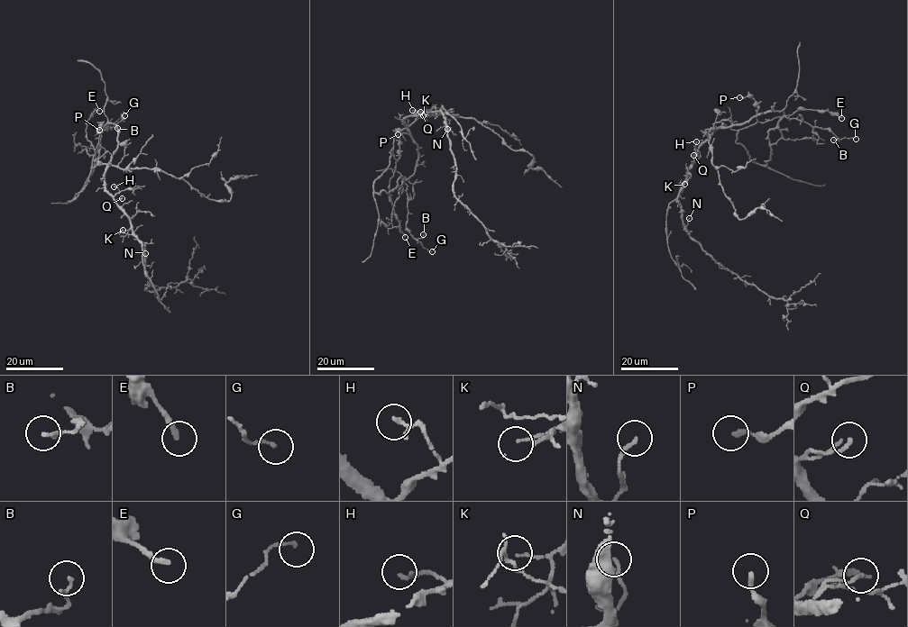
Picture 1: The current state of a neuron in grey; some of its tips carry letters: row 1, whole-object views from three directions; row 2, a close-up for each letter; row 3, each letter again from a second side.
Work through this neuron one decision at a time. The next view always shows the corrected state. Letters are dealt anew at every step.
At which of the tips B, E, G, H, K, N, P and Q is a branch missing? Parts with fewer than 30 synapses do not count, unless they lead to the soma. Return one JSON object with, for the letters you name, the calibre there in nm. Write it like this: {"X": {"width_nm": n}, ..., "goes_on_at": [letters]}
{"goes_on_at": []}

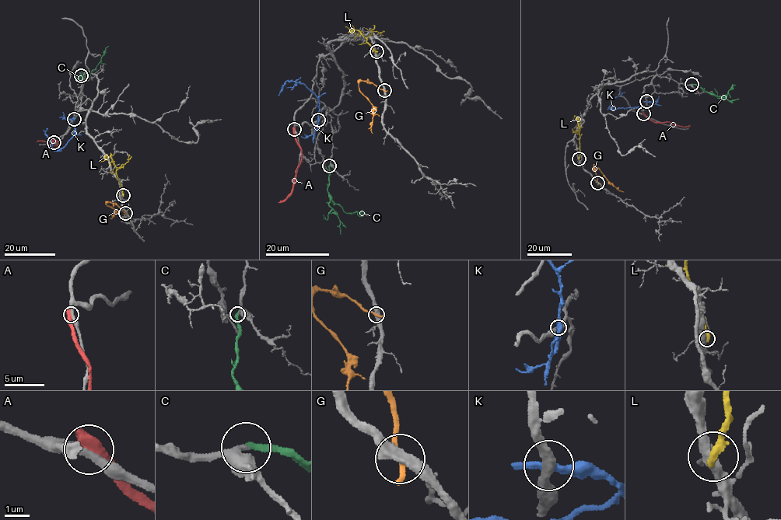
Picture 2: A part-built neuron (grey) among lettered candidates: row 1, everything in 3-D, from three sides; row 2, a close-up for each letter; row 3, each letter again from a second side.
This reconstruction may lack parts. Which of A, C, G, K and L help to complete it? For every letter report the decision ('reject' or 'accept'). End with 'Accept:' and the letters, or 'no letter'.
A: reject
C: accept
G: reject
K: reject
L: reject
Accept: C

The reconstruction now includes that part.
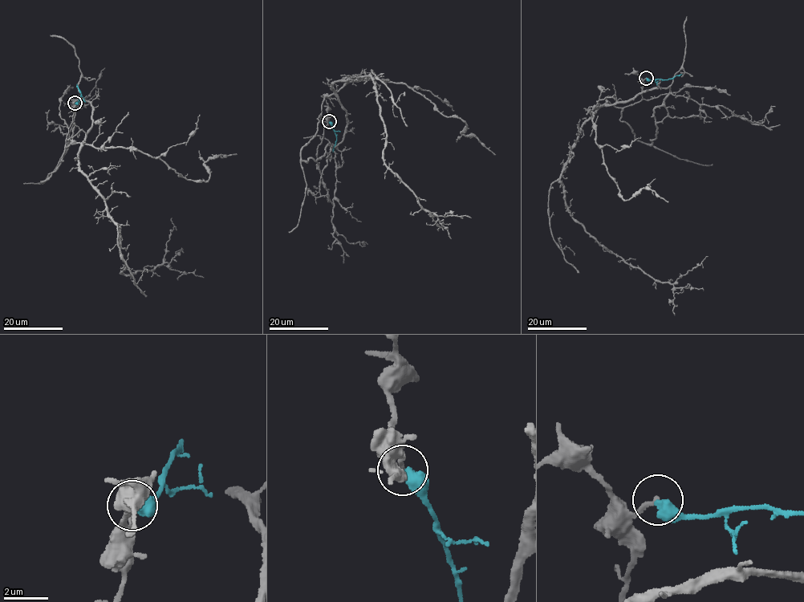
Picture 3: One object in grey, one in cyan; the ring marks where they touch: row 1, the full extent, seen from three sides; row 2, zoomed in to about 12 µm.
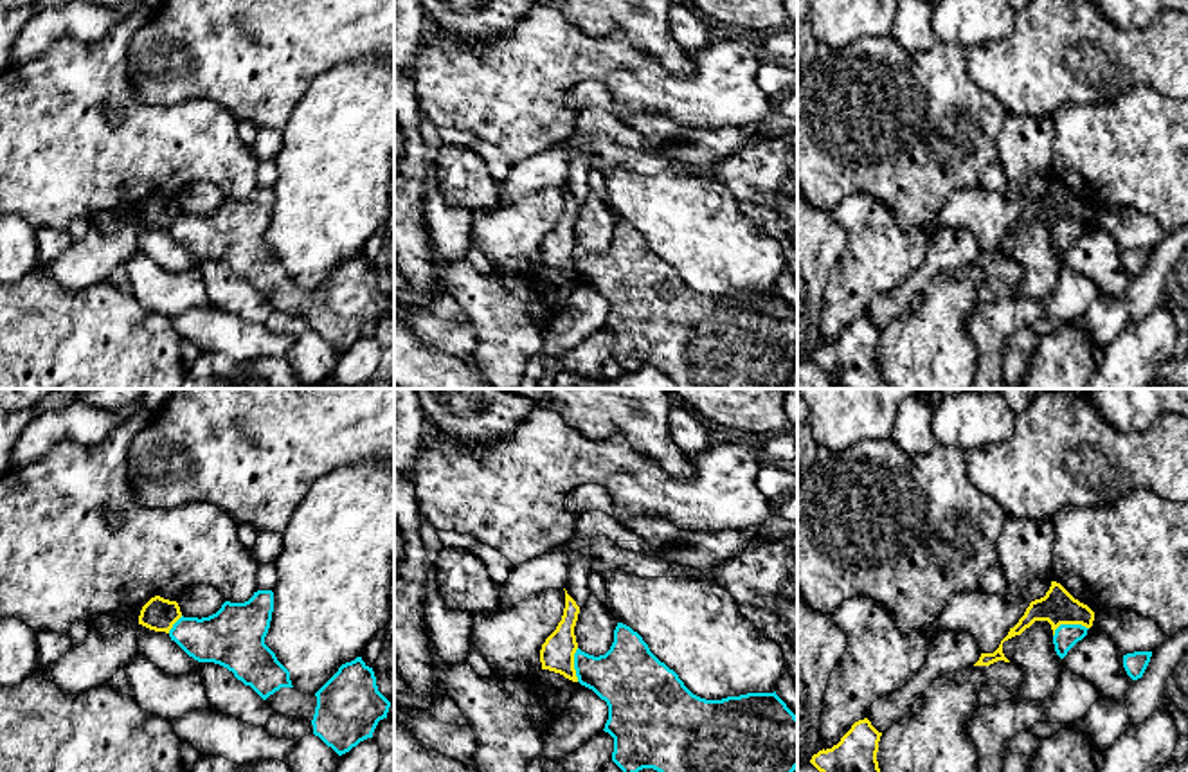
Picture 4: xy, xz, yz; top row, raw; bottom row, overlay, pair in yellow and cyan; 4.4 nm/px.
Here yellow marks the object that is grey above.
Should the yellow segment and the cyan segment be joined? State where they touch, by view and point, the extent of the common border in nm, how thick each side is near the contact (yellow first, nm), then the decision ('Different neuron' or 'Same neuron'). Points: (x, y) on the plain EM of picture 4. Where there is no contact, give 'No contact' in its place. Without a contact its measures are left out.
Touches yellow at yz (1068, 220). Shared border 170 nm. Thickness 160 nm (yellow) against 110 nm. Different neuron

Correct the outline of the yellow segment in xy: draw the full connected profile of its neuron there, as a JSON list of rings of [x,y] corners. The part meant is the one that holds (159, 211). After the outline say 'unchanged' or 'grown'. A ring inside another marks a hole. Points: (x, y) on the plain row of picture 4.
[[[155,193],[142,203],[139,221],[155,229],[169,230],[169,227],[180,214],[182,209],[176,198]]]; unchanged

